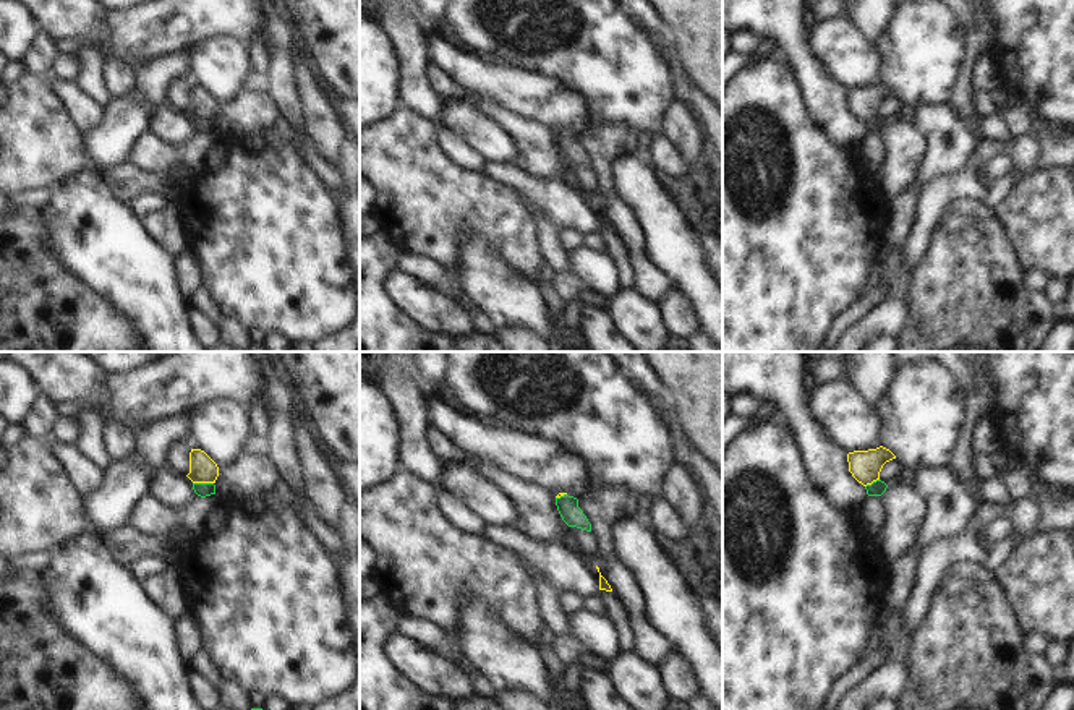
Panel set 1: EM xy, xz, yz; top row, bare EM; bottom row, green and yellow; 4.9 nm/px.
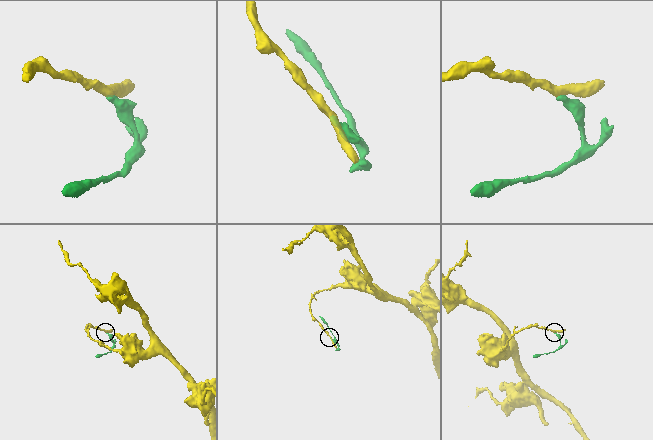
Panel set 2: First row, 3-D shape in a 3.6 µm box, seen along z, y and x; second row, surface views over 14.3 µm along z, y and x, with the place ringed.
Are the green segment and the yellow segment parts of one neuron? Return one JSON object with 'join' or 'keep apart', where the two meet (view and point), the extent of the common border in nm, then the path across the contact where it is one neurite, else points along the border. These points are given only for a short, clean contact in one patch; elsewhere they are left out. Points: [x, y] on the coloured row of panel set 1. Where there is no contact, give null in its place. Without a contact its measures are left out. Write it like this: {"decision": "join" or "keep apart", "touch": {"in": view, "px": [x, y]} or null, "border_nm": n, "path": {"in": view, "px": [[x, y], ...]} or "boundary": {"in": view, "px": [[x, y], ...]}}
{"decision": "keep apart", "touch": {"in": "xy", "px": [203, 483]}, "border_nm": 100, "boundary": {"in": "xy", "px": [[193, 482], [213, 483]]}}

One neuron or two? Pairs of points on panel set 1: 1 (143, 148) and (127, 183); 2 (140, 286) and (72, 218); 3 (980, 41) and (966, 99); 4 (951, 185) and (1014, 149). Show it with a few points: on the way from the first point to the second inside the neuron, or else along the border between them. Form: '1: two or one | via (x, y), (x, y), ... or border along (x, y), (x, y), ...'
1: two | border along (128, 161), (162, 177)
2: one | via (119, 265), (98, 243), (80, 243), (76, 239)
3: one | via (971, 55), (966, 85)
4: one | via (967, 171), (990, 148), (998, 148)

